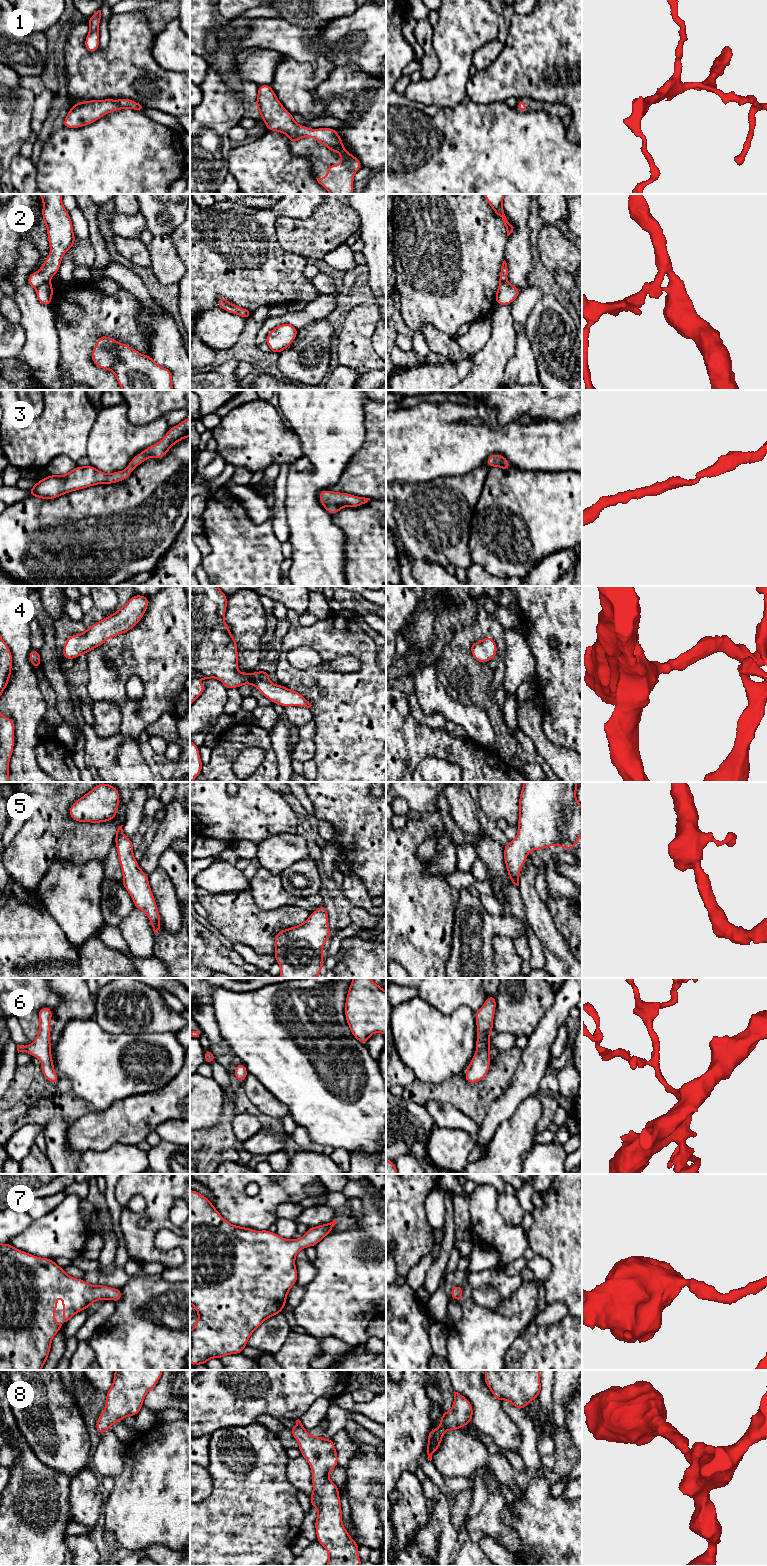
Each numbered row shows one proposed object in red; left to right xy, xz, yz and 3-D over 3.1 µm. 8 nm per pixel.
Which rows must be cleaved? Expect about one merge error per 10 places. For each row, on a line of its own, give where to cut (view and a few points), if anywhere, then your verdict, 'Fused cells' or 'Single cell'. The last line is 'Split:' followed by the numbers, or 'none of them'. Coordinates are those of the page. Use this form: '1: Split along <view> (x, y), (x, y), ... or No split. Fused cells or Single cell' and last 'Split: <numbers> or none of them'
1: No split. Single cell
2: No split. Single cell
3: No split. Single cell
4: No split. Single cell
5: No split. Single cell
6: No split. Single cell
7: No split. Single cell
8: No split. Single cell
Split: none of them

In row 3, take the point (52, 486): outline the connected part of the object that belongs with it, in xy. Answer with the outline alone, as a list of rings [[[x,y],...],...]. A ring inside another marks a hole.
[[[190,415],[176,426],[170,427],[164,438],[158,443],[144,449],[132,458],[123,471],[110,474],[99,471],[91,465],[76,466],[65,475],[49,475],[38,481],[29,491],[29,496],[40,499],[55,499],[68,492],[88,488],[98,484],[113,484],[127,479],[135,467],[147,458],[163,458],[169,449],[182,439],[190,437]]]

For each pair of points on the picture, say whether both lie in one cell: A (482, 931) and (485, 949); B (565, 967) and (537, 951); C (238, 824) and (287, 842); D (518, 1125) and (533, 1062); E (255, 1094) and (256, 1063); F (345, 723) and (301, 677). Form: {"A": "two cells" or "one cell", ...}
{"A": "one cell", "B": "two cells", "C": "two cells", "D": "two cells", "E": "two cells", "F": "one cell"}

